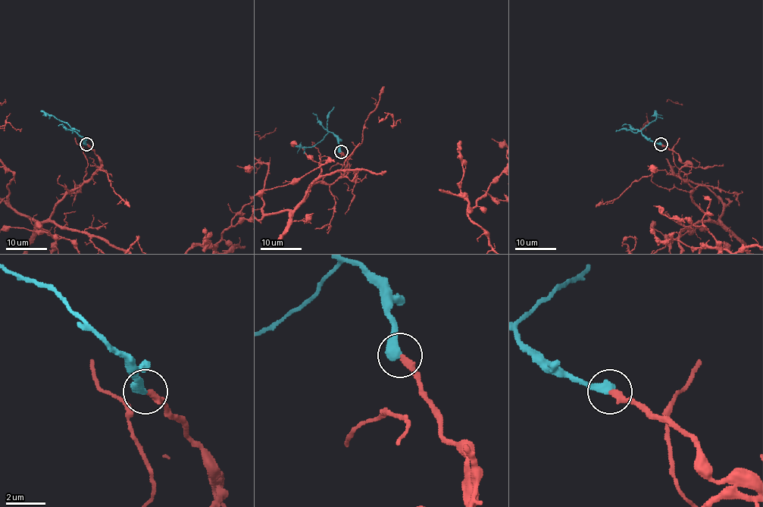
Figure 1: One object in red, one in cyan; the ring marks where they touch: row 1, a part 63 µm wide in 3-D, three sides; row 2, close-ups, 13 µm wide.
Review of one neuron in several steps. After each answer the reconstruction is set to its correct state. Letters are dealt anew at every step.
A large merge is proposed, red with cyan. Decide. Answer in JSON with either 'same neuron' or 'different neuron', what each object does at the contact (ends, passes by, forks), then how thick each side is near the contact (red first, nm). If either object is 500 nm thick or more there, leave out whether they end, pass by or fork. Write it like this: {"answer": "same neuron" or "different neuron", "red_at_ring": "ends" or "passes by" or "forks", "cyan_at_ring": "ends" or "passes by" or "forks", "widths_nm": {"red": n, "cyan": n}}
{"answer": "same neuron", "widths_nm": {"red": 320, "cyan": 550}}

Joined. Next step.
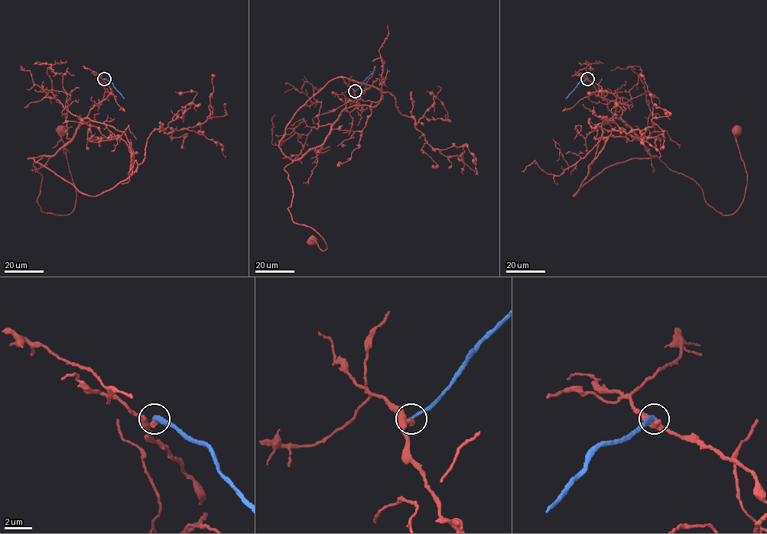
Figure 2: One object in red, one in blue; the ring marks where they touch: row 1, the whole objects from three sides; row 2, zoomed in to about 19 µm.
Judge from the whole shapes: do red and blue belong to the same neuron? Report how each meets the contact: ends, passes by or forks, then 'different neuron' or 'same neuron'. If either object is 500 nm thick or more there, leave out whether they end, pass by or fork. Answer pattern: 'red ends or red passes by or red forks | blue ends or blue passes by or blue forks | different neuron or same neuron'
red passes by | blue ends | different neuron

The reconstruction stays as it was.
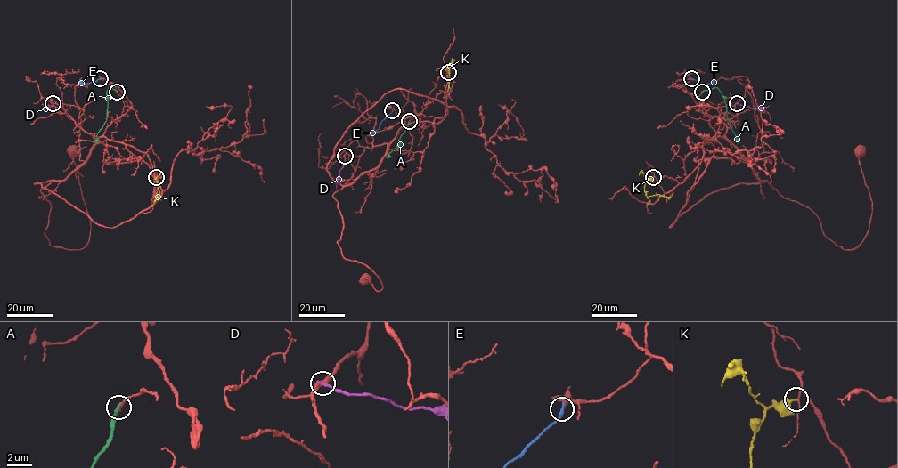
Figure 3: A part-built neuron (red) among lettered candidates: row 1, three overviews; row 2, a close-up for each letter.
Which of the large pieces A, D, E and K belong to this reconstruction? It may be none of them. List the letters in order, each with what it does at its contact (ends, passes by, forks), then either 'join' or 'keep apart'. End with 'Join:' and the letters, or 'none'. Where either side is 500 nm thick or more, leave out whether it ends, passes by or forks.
A: it ends | keep apart
D: it ends | keep apart
E: it ends | keep apart
K: it ends | keep apart
Join: none

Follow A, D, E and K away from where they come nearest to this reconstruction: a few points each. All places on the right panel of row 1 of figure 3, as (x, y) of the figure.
A: (702, 92), (714, 88), (720, 92), (726, 105), (725, 116), (738, 143)
D: (737, 103), (753, 108), (769, 105)
E: (691, 79), (703, 84), (713, 84), (714, 80)
K: (653, 177), (645, 184), (646, 194), (671, 197)

